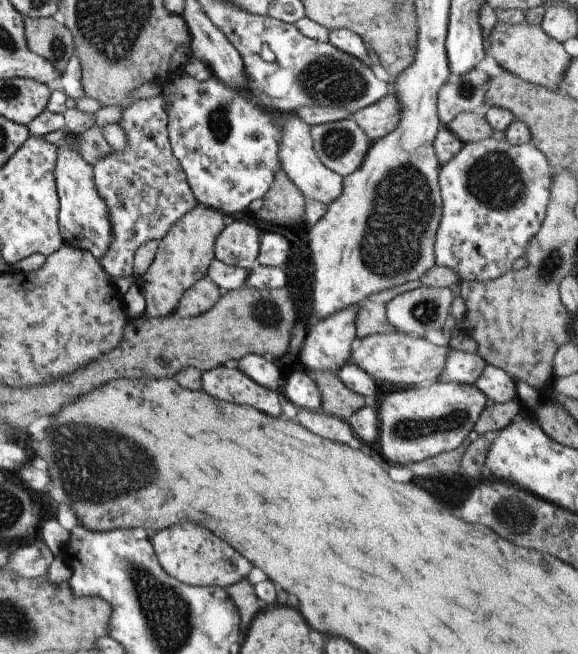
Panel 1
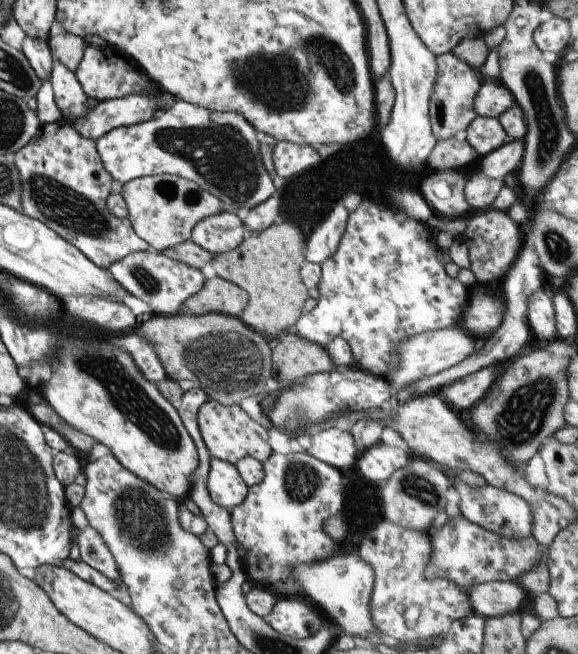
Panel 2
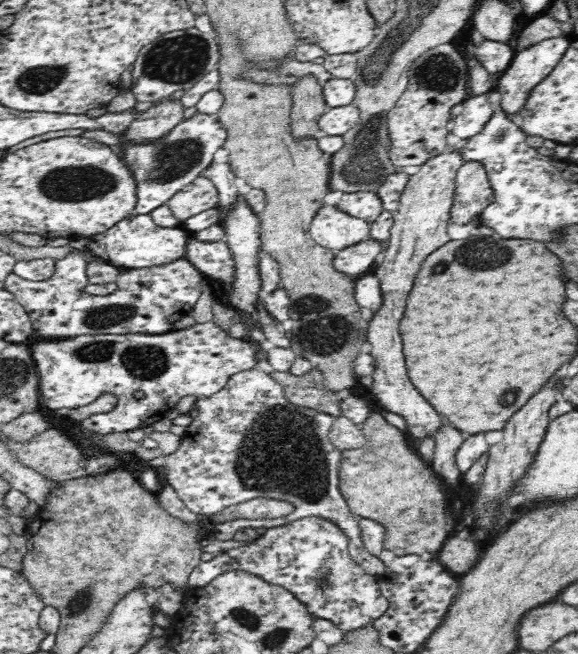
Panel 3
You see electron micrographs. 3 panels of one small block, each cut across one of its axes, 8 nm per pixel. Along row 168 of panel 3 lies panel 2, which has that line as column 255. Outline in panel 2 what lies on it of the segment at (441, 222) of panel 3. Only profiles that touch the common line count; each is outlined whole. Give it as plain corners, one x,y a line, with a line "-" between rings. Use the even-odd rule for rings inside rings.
206,400
198,410
196,420
200,430
200,436
208,448
211,458
218,458
224,462
236,465
242,458
256,458
262,463
268,460
273,454
270,444
268,444
268,430
251,418
238,404
222,405
217,400

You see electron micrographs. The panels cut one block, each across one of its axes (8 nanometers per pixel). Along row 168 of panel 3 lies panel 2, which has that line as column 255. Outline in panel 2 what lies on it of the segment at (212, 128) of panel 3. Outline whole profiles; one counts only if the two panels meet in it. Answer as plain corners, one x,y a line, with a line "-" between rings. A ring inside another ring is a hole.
177,99
176,104
159,113
157,118
134,126
114,128
98,138
95,144
104,170
112,176
112,184
116,187
123,187
132,180
150,175
180,176
196,182
202,190
216,196
222,202
223,210
228,212
241,208
252,210
274,194
273,178
265,167
264,156
261,156
256,128
240,112
206,110
202,106

